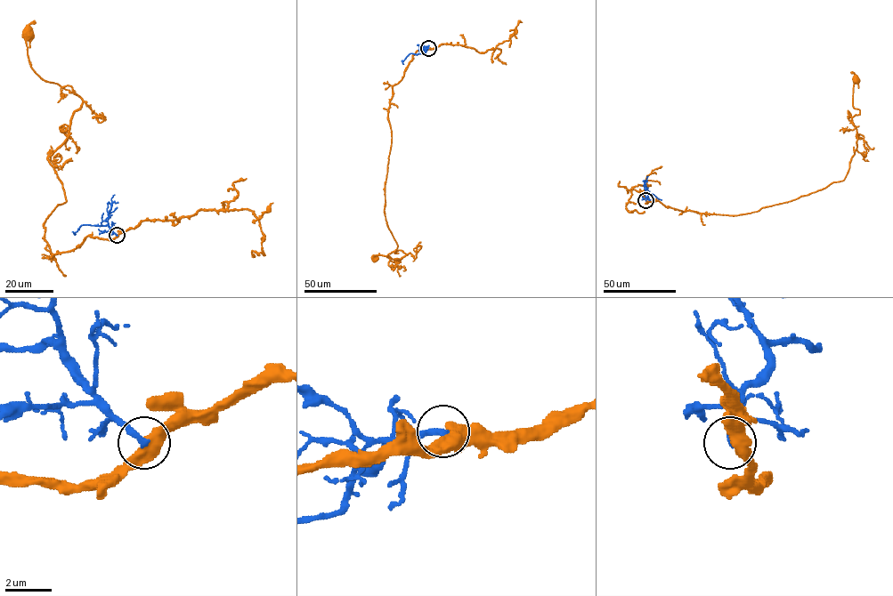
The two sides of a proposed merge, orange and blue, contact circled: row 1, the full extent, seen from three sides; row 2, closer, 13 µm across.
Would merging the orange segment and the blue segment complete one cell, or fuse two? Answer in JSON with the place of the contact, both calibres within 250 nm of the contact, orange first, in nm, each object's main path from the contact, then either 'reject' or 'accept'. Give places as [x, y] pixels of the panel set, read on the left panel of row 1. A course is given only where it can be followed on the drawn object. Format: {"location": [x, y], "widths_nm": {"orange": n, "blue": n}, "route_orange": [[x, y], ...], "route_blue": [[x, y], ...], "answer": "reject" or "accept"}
{"location": [117, 235], "widths_nm": {"orange": 500, "blue": 280}, "route_orange": [[117, 235], [88, 236], [50, 258], [44, 223], [65, 202], [48, 157], [82, 100], [36, 73], [29, 34]], "route_blue": [[117, 235], [108, 225], [82, 225], [73, 232], [76, 234]], "answer": "reject"}

